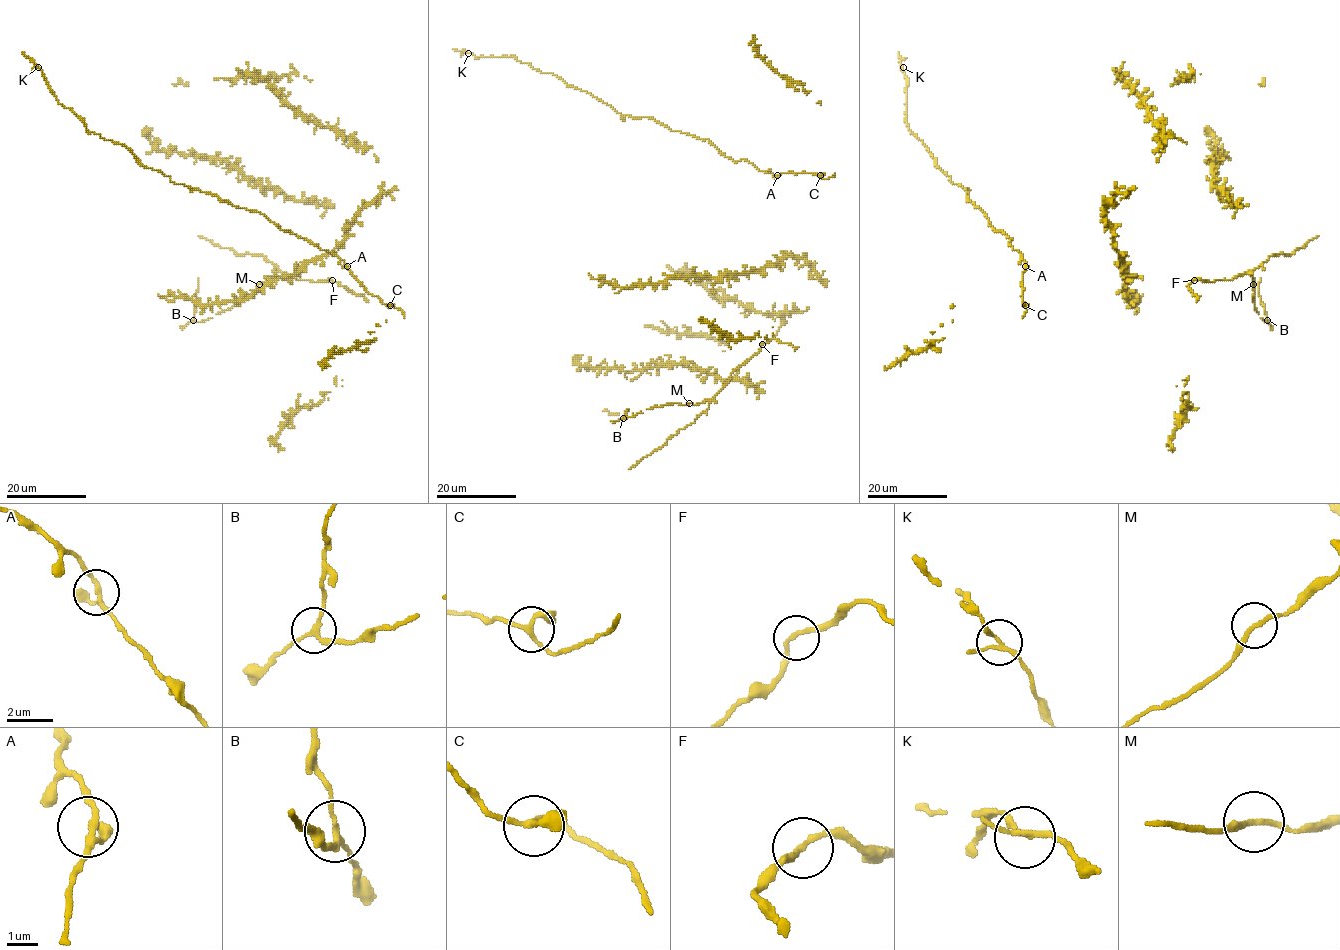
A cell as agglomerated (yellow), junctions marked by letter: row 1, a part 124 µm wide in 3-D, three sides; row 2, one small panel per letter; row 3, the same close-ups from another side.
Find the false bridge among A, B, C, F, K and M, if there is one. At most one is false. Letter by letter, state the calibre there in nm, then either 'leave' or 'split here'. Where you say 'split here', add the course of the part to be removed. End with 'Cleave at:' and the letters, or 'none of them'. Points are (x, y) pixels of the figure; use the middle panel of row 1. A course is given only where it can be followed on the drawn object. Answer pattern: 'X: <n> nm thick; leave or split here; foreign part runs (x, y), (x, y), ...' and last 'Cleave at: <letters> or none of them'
A: 170 nm thick; leave
B: 170 nm thick; split here
C: 180 nm thick; leave
F: 190 nm thick; leave
K: 160 nm thick; leave
M: 180 nm thick; leave
Cleave at: B

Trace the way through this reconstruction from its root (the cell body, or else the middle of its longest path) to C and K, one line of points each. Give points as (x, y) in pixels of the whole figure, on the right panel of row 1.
C: (1028, 266), (1023, 272), (1021, 285), (1025, 305)
K: (1028, 266), (1009, 244), (1011, 239), (989, 224), (965, 187), (950, 180), (909, 129), (903, 67)

